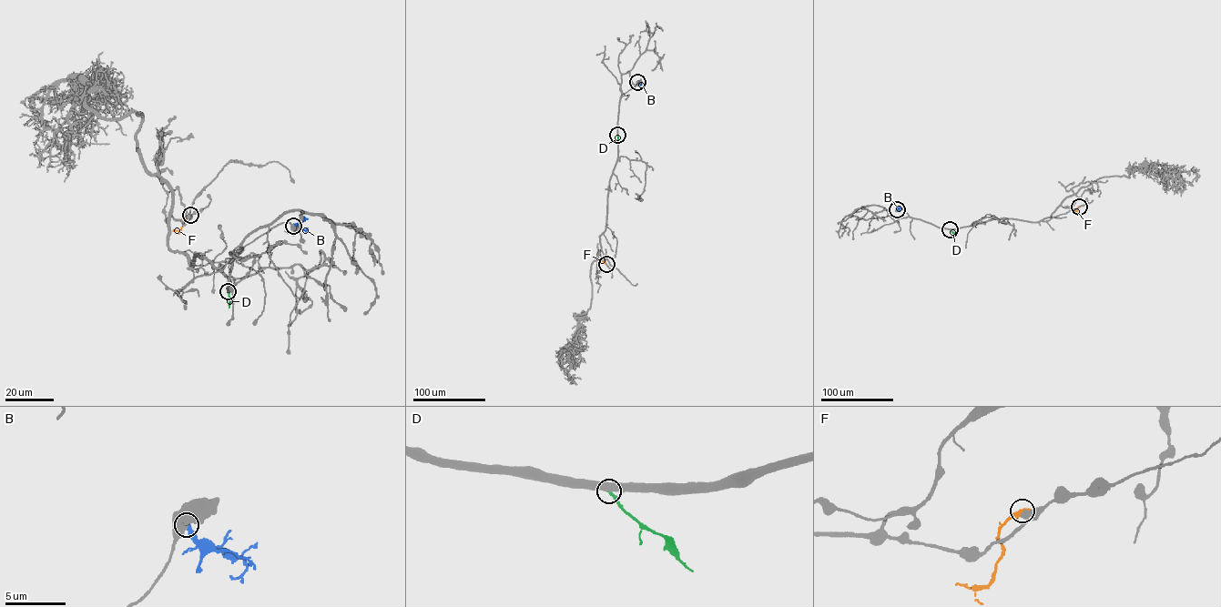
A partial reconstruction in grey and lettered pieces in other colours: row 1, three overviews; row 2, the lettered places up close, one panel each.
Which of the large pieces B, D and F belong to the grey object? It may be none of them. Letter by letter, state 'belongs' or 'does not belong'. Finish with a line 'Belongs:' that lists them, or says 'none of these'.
B: does not belong
D: does not belong
F: does not belong
Belongs: none of these

